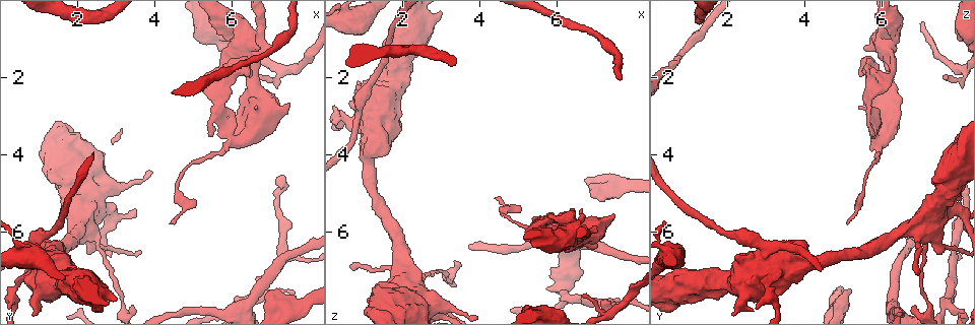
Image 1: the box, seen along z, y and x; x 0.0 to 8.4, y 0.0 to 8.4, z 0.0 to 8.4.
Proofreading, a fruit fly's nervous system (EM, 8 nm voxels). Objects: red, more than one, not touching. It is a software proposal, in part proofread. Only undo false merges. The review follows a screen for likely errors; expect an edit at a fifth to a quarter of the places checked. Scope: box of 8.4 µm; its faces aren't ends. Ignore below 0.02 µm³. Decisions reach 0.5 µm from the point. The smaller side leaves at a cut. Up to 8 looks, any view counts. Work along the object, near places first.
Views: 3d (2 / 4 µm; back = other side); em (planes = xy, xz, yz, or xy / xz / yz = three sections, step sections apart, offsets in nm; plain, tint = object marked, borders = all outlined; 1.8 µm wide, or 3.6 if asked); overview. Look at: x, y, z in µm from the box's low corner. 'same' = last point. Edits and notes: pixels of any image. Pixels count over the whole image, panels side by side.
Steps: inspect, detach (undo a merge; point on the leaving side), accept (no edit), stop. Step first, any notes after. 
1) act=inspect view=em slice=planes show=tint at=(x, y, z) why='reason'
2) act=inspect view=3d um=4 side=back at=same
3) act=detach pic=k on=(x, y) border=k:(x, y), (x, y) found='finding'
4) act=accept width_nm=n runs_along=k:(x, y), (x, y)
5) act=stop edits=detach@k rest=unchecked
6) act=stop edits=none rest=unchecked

act=inspect view=em slice=yz step=8 show=tint at=(6.35, 1.45, 6.10) why='narrows sharply'

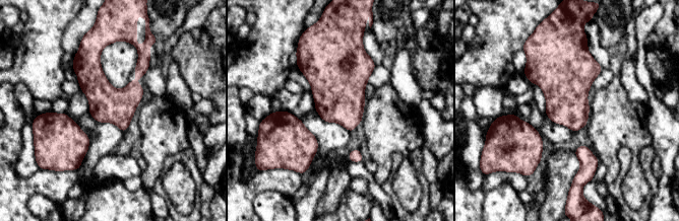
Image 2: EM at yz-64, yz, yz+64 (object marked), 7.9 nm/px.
act=inspect view=em slice=xz step=16 show=tint at=same

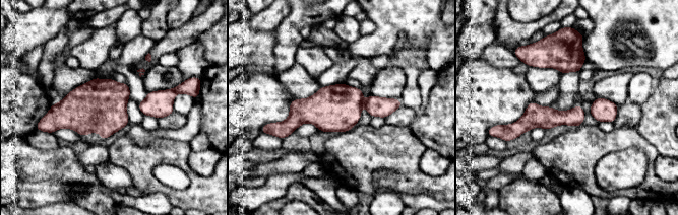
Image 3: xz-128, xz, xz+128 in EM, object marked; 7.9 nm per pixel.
act=detach pic=3 on=(191, 86) found='two neurons meet here'

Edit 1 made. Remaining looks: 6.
act=inspect view=overview

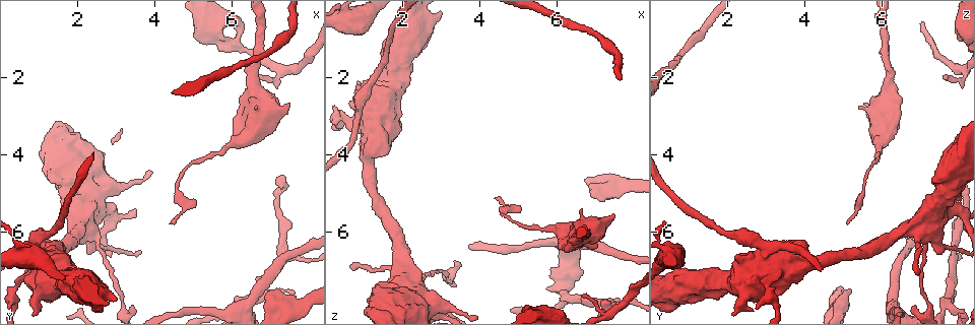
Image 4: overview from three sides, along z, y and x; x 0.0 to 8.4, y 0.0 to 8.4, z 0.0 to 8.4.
act=inspect view=3d um=4 at=(2.20, 4.85, 7.75) why='thick turns thin'

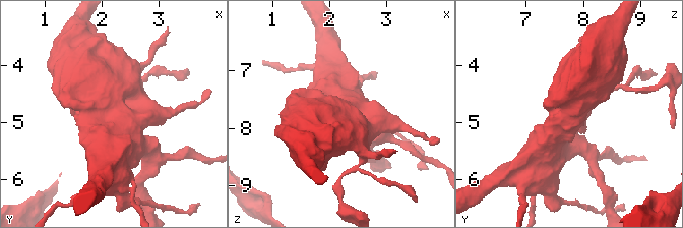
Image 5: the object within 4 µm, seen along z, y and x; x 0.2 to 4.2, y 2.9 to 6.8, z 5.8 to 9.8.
act=inspect view=em um=3.6 slice=xy step=4 show=tint at=same why='now the EM'

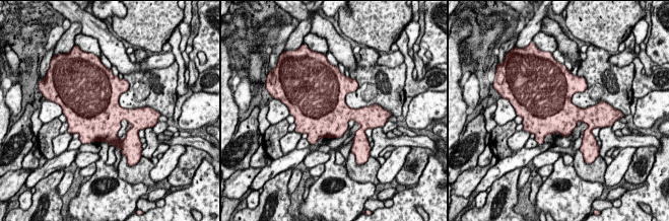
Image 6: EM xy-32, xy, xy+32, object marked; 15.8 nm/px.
act=accept width_nm=700 found='all the same neuron'

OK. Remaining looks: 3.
act=inspect view=3d um=4 at=(6.25, 7.90, 7.70) why='calibre changes'

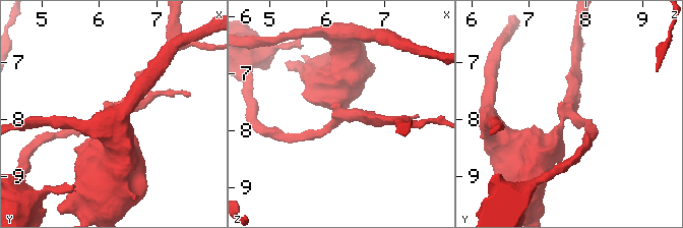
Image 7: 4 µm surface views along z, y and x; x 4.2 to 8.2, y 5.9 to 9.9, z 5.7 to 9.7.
act=inspect view=em slice=planes show=tint at=(6.20, 7.90, 7.70) arms=3 arm_widths_nm=160,200,400 why='now the EM'

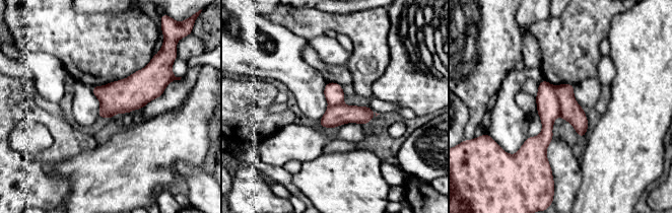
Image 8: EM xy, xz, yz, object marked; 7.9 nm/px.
act=detach pic=8 on=(570, 111) found='two neurons meet here'

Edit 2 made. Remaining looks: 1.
act=stop edits=detach@3,detach@8 rest=unchecked

